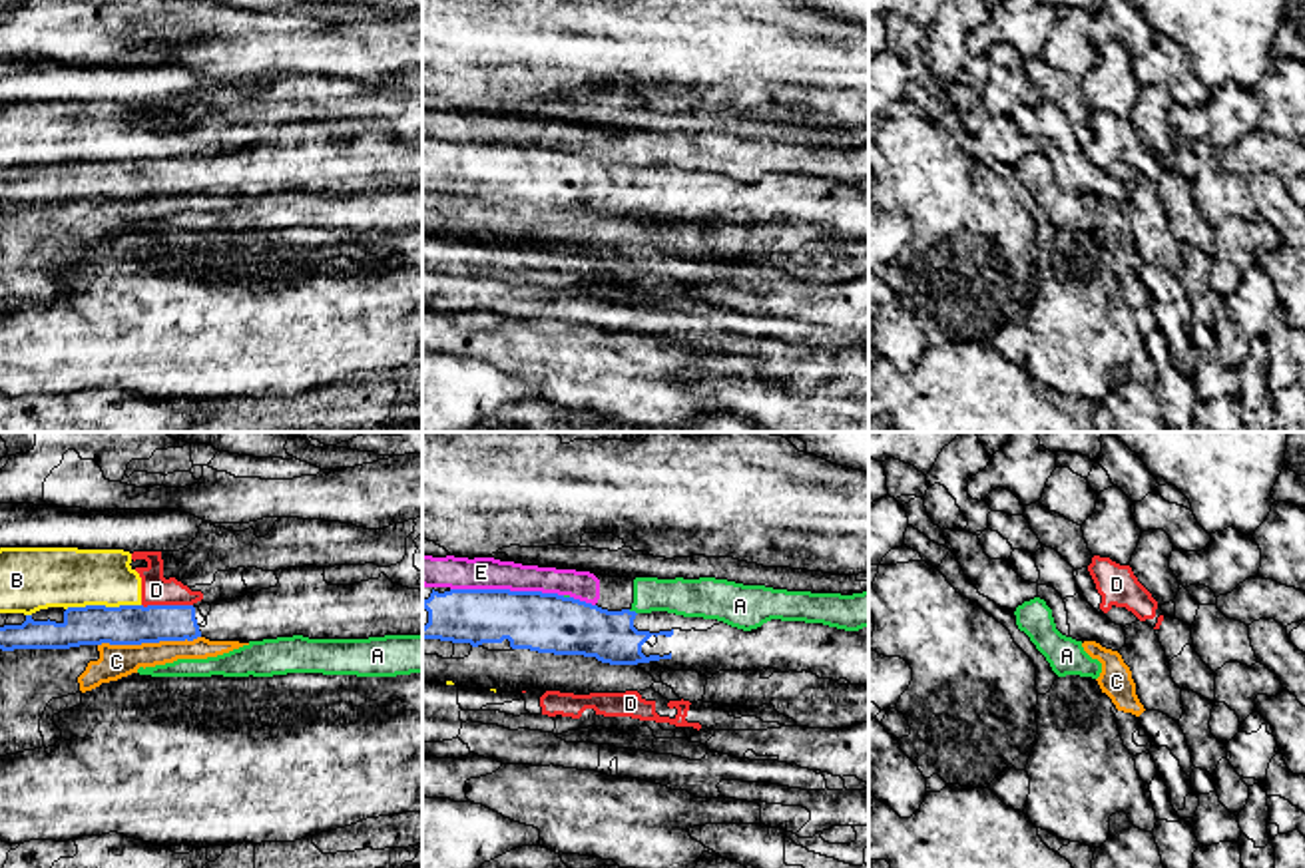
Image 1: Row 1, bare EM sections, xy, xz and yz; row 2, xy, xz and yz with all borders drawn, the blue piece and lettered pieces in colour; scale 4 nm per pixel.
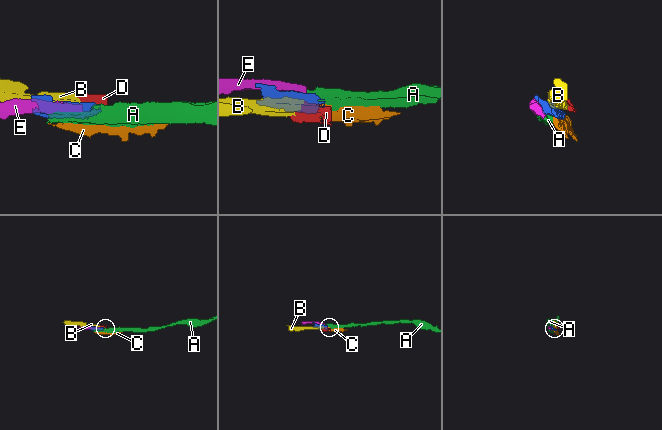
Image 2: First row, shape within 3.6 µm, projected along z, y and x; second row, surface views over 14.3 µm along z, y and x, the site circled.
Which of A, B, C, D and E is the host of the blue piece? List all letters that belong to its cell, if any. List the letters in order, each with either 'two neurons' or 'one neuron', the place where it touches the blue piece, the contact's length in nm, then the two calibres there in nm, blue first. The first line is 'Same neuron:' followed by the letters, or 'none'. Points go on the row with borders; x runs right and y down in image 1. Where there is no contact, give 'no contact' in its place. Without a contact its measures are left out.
Same neuron: none
A: two neurons; meets blue in xz at (632, 612); contact 40 nm long; 220 nm thick on the blue side, 160 nm on the other
B: two neurons; meets blue in xy at (102, 606); contact 300 nm long; 160 nm thick on the blue side, 240 nm on the other
C: two neurons; meets blue in xy at (148, 642); contact 420 nm long; 160 nm thick on the blue side, 140 nm on the other
D: two neurons; meets blue in xy at (168, 606); contact 200 nm long; 160 nm thick on the blue side, 120 nm on the other
E: two neurons; meets blue in xz at (507, 590); contact 460 nm long; 240 nm thick on the blue side, 130 nm on the other

